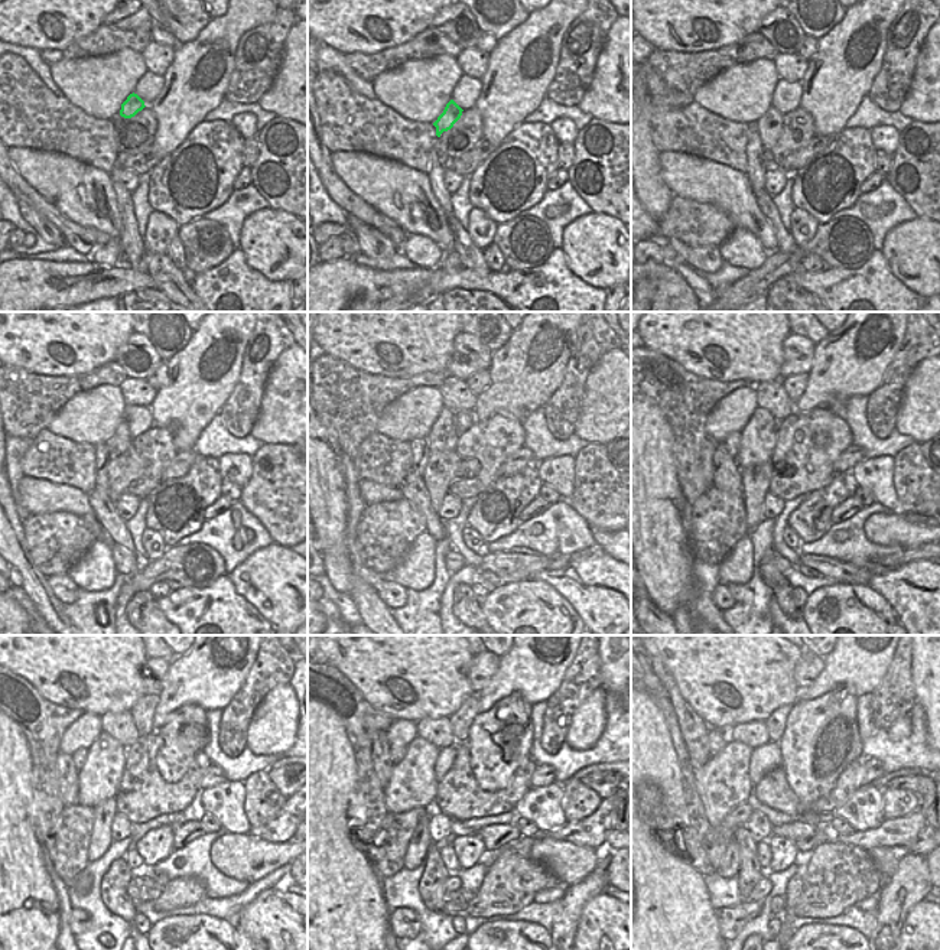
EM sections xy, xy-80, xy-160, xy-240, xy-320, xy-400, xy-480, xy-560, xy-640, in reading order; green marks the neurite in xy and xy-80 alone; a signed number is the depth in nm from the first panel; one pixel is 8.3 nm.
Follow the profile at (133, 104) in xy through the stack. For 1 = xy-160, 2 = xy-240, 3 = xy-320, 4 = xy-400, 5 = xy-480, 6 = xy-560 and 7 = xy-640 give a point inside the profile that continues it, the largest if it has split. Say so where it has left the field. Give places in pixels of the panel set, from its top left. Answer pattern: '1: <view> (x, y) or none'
1: xy-160 (770, 126)
2: xy-240 (123, 467)
3: xy-320 (442, 467)
4: xy-400 (755, 480)
5: xy-480 (101, 839)
6: xy-560 (420, 840)
7: xy-640 (729, 865)

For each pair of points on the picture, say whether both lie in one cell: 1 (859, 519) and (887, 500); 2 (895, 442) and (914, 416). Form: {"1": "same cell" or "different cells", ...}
{"1": "different cells", "2": "different cells"}

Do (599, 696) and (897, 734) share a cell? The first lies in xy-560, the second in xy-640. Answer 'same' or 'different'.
same

